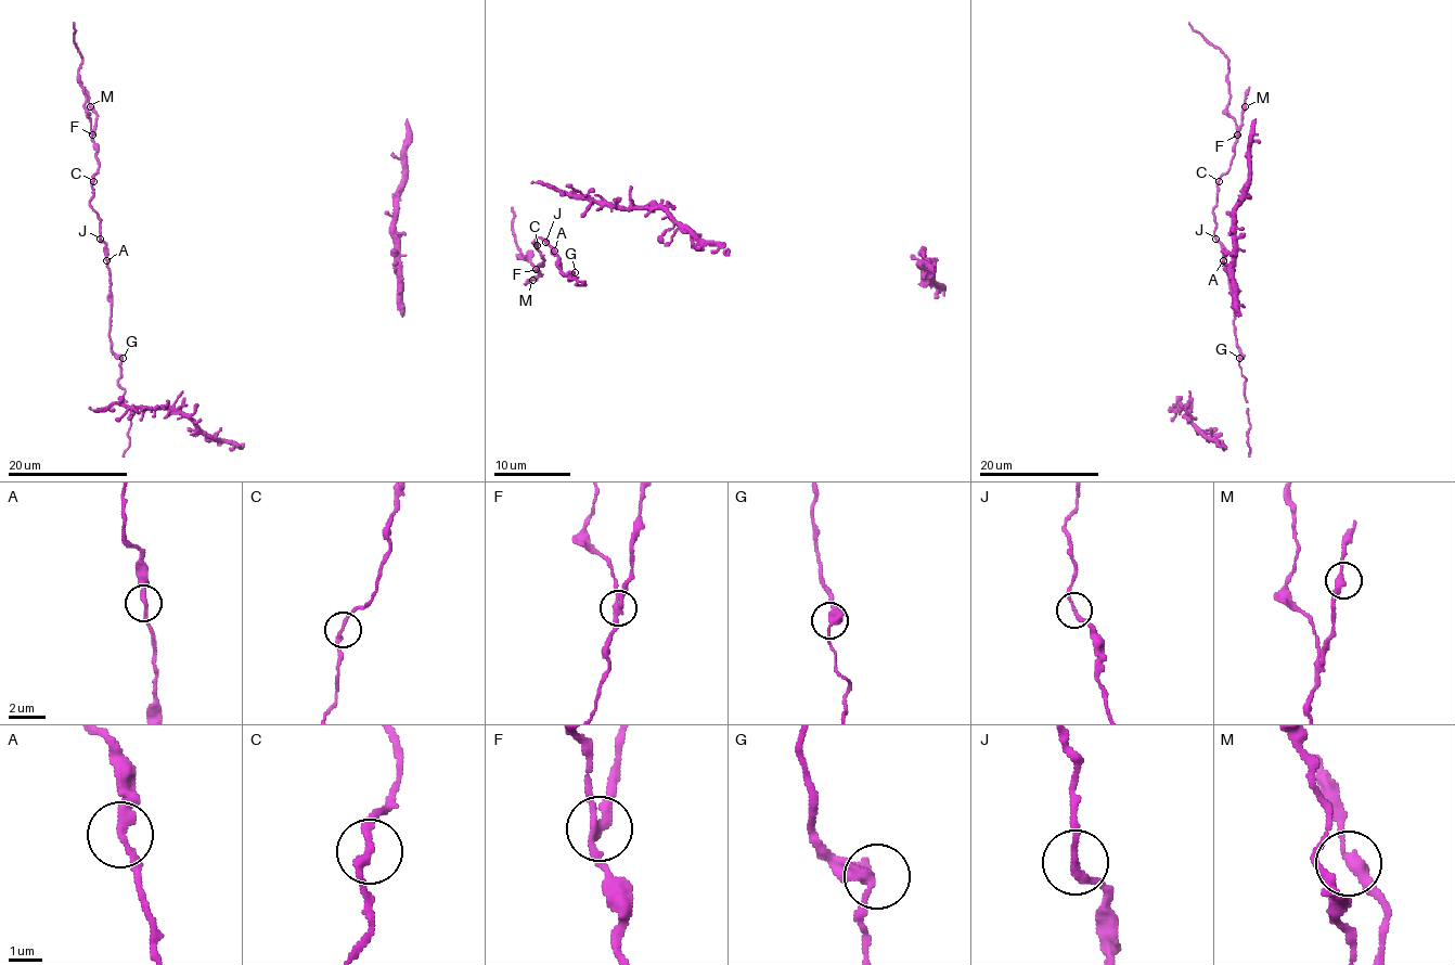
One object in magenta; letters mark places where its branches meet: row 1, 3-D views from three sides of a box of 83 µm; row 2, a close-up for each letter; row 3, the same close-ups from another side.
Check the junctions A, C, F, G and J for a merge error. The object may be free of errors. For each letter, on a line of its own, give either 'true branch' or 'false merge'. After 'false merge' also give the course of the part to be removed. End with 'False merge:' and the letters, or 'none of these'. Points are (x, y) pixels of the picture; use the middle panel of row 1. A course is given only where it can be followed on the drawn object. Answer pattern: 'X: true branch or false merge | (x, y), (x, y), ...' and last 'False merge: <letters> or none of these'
A: true branch
C: true branch
F: false merge | (537, 270), (540, 275), (524, 283)
G: true branch
J: true branch
False merge: F

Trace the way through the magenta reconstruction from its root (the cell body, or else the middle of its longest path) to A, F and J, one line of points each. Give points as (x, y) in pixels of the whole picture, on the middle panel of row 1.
A: (575, 272), (564, 273), (554, 251)
F: (575, 272), (564, 273), (557, 266), (559, 258), (540, 237), (532, 243), (544, 260), (537, 270)
J: (575, 272), (564, 273), (559, 270), (559, 258), (546, 241)

